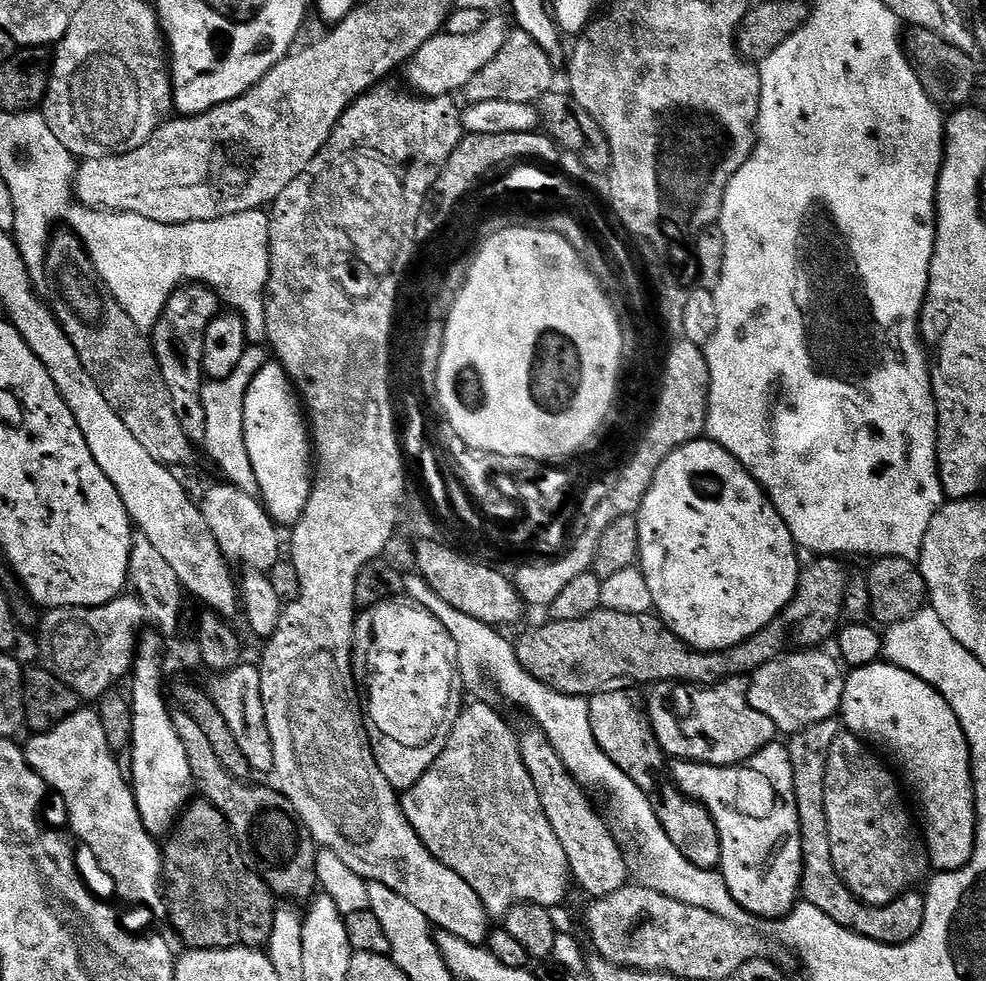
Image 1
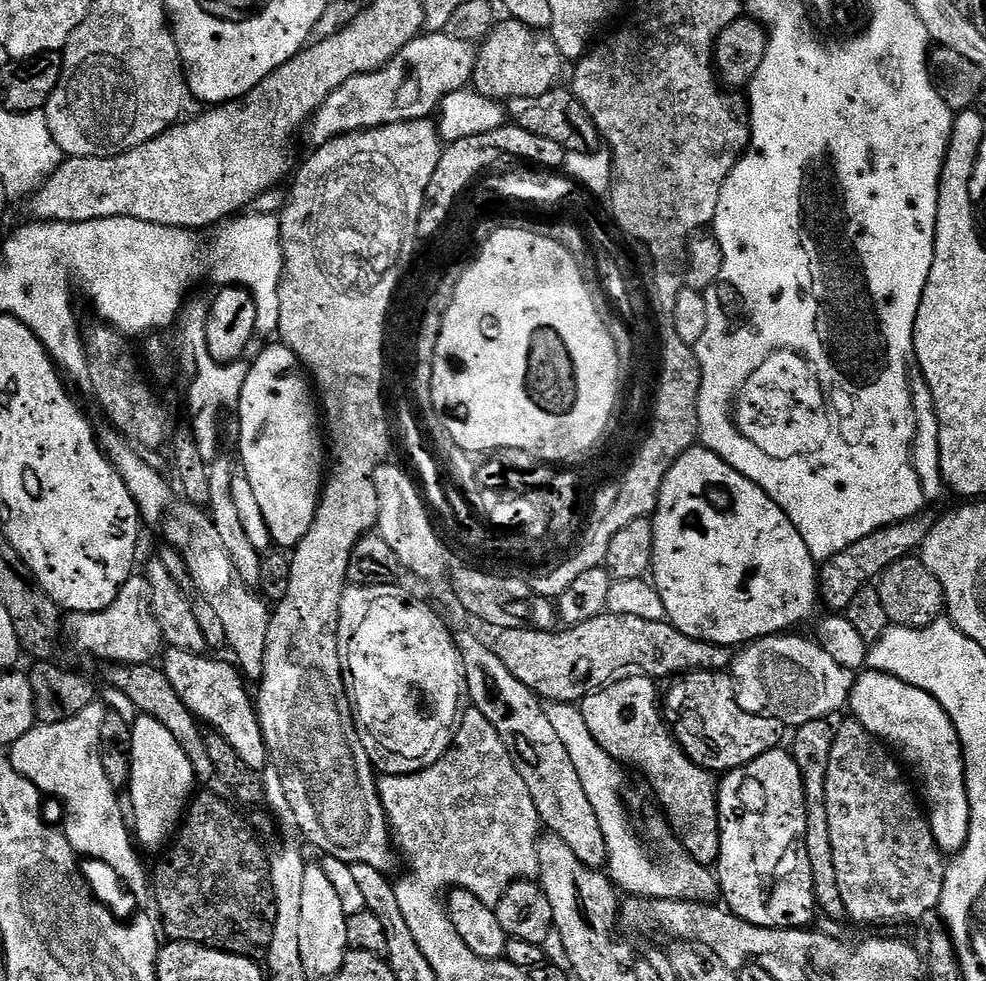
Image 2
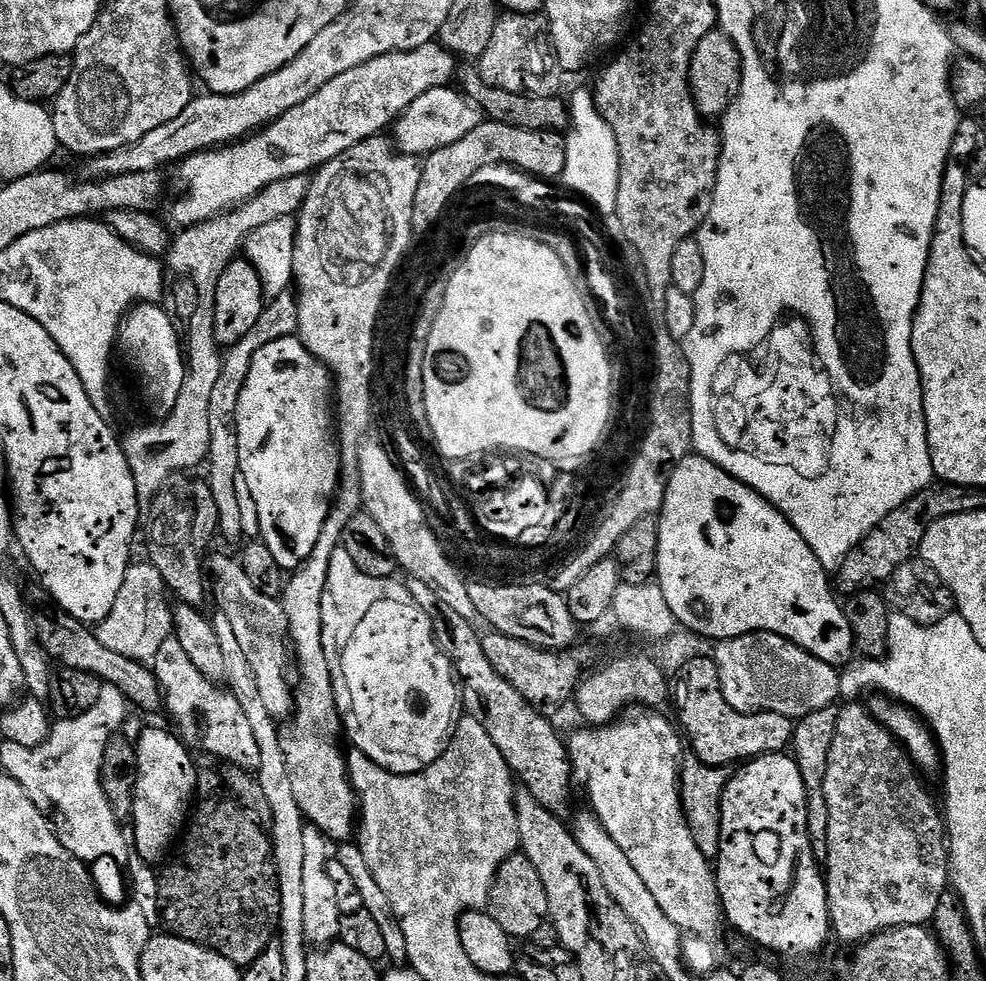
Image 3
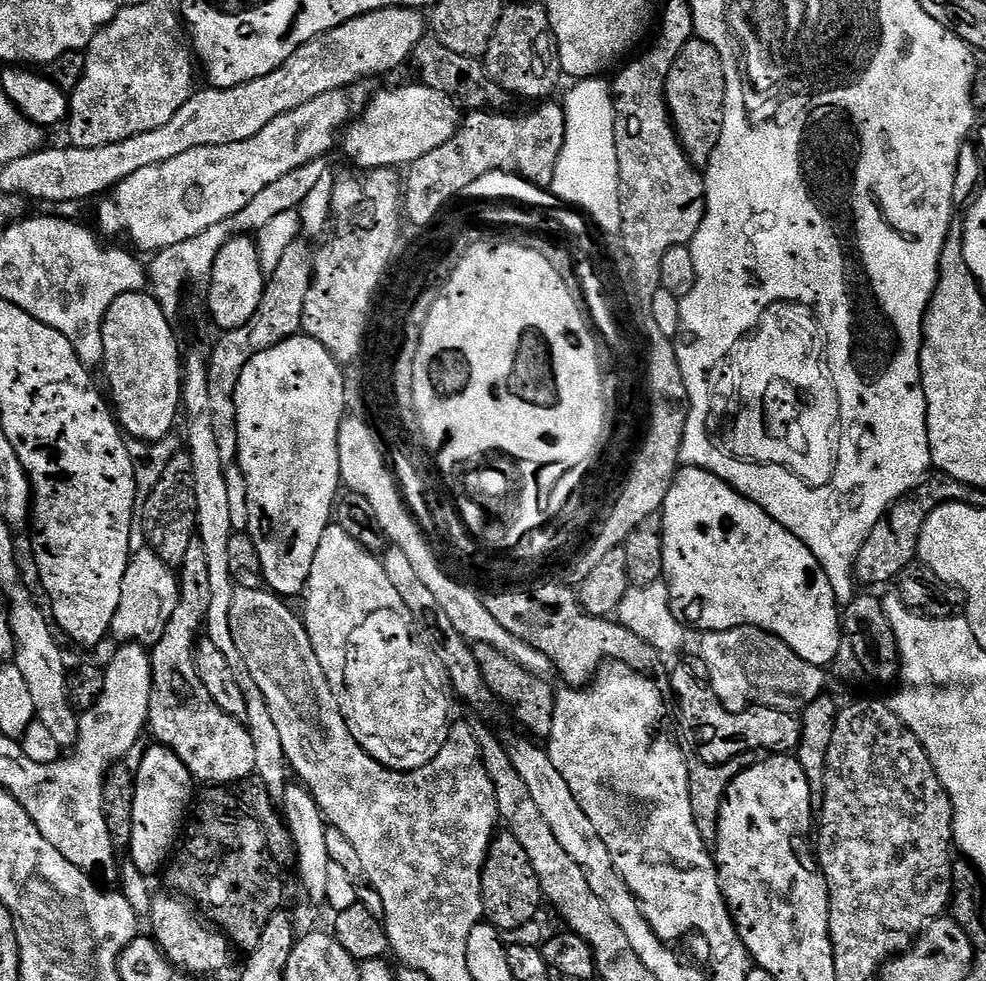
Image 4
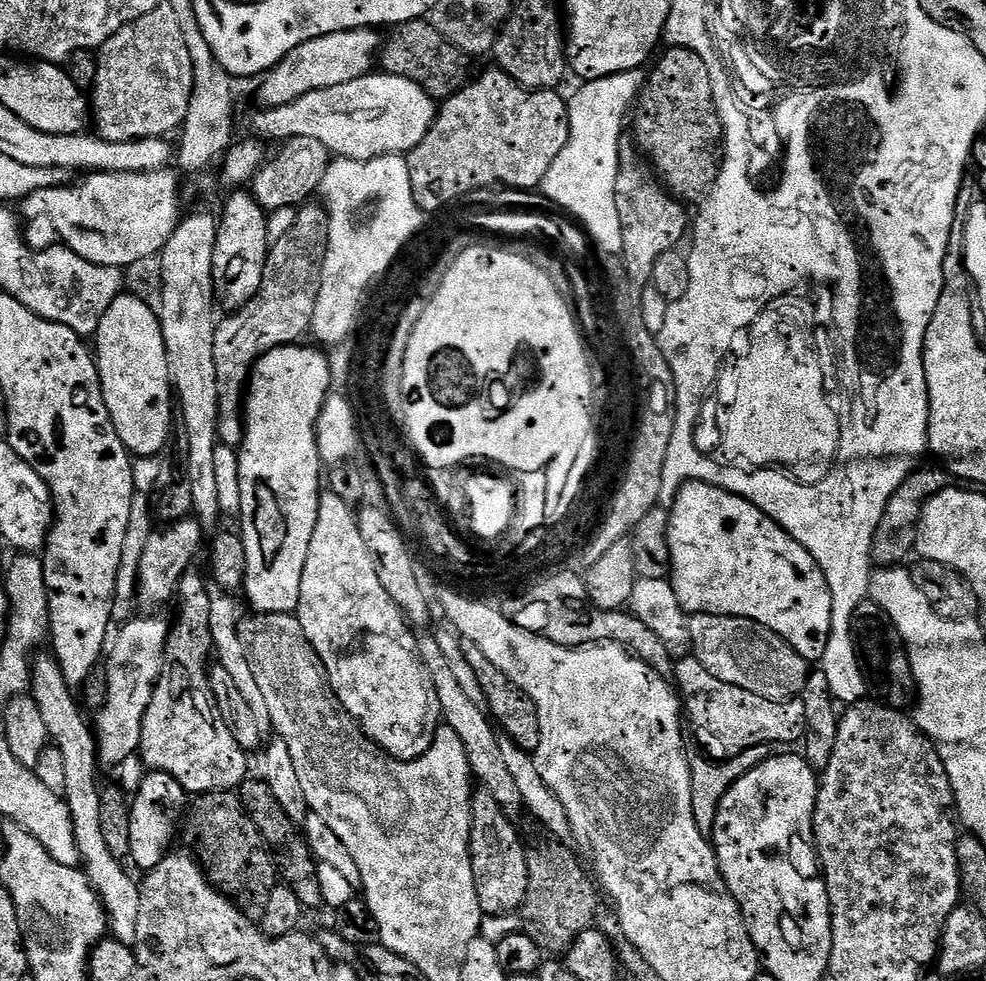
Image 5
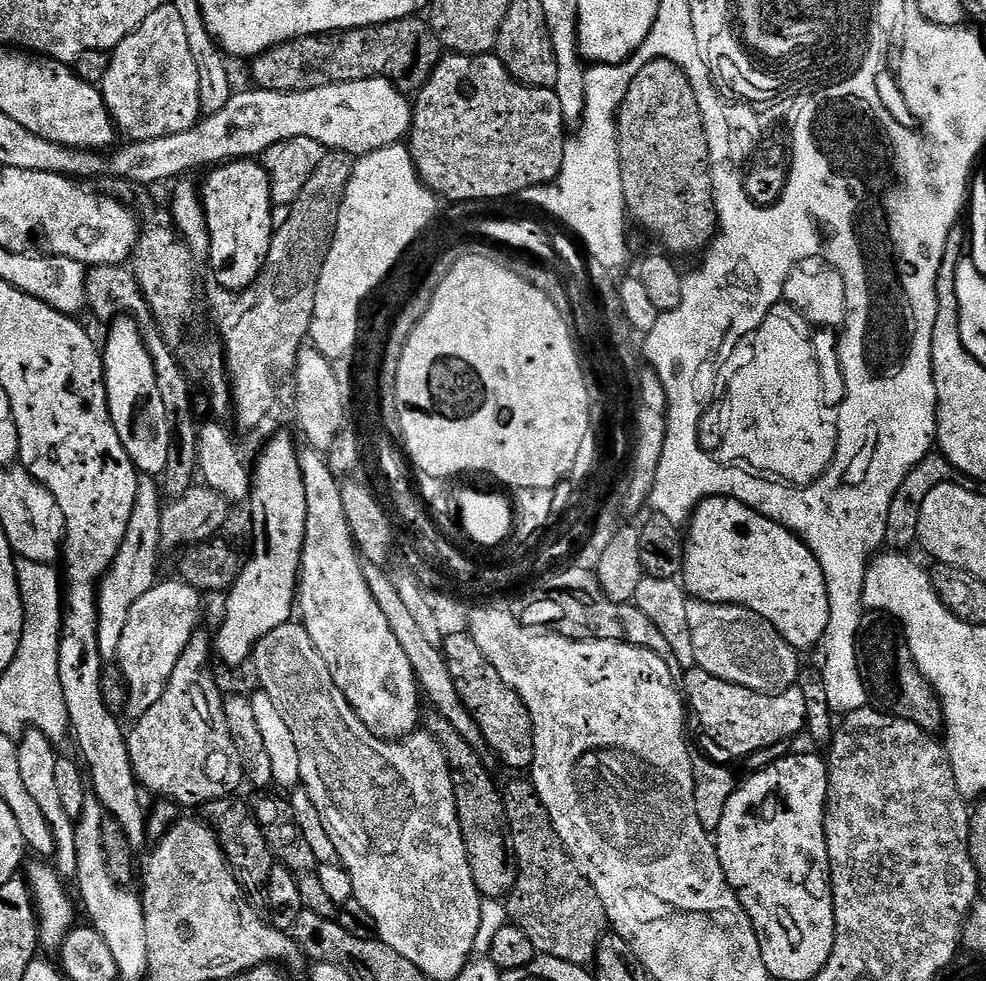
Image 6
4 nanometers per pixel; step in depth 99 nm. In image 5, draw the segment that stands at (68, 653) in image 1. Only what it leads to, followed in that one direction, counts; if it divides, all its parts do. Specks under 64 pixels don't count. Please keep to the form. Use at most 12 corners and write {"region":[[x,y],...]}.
{"region":[[195,518],[153,530],[138,568],[139,607],[177,599],[206,533]]}

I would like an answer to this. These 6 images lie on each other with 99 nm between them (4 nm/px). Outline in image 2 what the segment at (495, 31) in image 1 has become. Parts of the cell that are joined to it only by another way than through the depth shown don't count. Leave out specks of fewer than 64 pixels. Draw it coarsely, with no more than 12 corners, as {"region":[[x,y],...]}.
{"region":[[415,36],[376,72],[346,78],[306,133],[429,119],[469,87],[476,44]]}

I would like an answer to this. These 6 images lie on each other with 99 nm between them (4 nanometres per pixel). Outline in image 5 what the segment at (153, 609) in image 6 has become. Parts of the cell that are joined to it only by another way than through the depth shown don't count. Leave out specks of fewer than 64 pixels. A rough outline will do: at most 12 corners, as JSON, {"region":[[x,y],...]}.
{"region":[[129,619],[106,652],[94,716],[101,765],[140,751],[169,621]]}

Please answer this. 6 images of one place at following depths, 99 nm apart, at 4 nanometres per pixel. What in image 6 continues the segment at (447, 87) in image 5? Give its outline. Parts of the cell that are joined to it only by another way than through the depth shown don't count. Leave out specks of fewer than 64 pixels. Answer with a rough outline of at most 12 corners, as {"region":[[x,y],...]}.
{"region":[[427,19],[299,36],[251,61],[301,92],[389,80],[419,92],[442,58]]}

